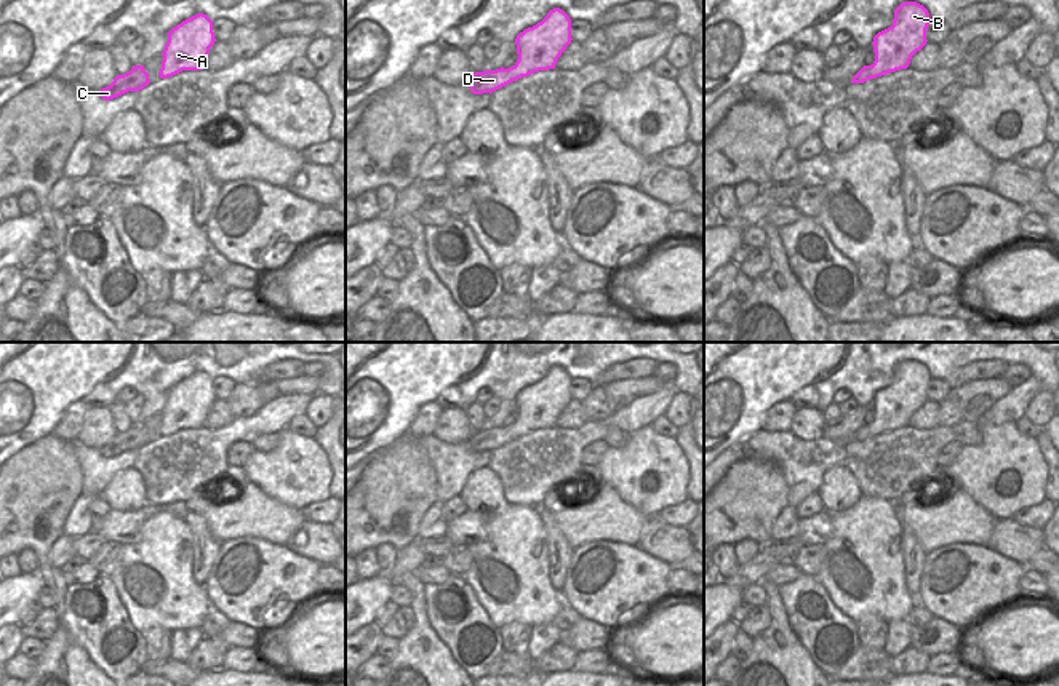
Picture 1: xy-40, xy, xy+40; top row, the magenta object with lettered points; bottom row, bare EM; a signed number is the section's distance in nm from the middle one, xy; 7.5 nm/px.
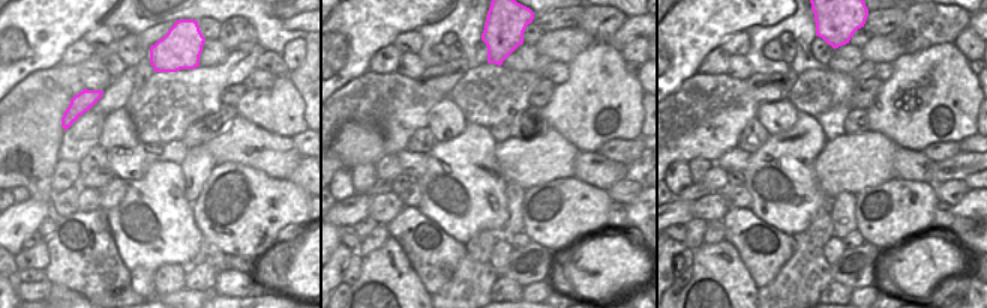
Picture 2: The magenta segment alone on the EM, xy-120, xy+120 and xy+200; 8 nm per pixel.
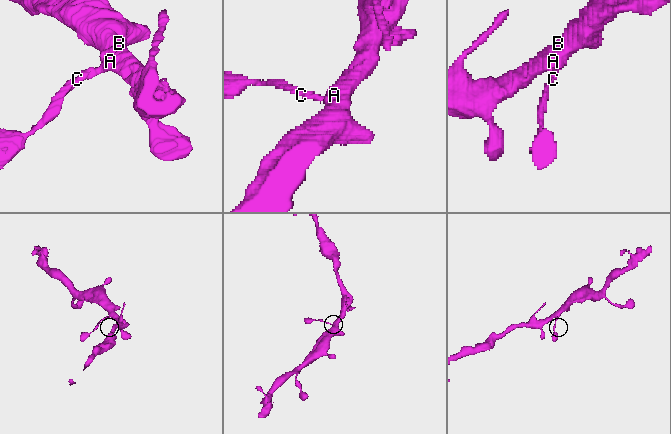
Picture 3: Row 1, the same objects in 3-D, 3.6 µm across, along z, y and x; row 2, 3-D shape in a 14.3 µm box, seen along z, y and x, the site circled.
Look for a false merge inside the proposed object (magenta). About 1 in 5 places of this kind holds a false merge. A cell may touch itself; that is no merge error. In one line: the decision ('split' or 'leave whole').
leave whole

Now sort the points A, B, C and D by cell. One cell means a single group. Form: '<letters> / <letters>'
A B C D

